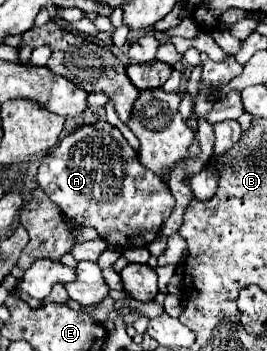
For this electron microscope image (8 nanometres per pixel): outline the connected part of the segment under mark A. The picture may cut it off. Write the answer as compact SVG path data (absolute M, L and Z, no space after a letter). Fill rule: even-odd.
M109 122L83 126L63 138L61 144L43 158L37 174L37 184L65 216L71 216L71 220L81 226L95 228L107 244L115 244L117 248L137 248L151 244L155 238L159 238L161 226L171 216L175 206L175 198L171 196L169 188L161 180L155 180L155 176L151 176L151 172L139 164L137 154L127 144L123 134Z

